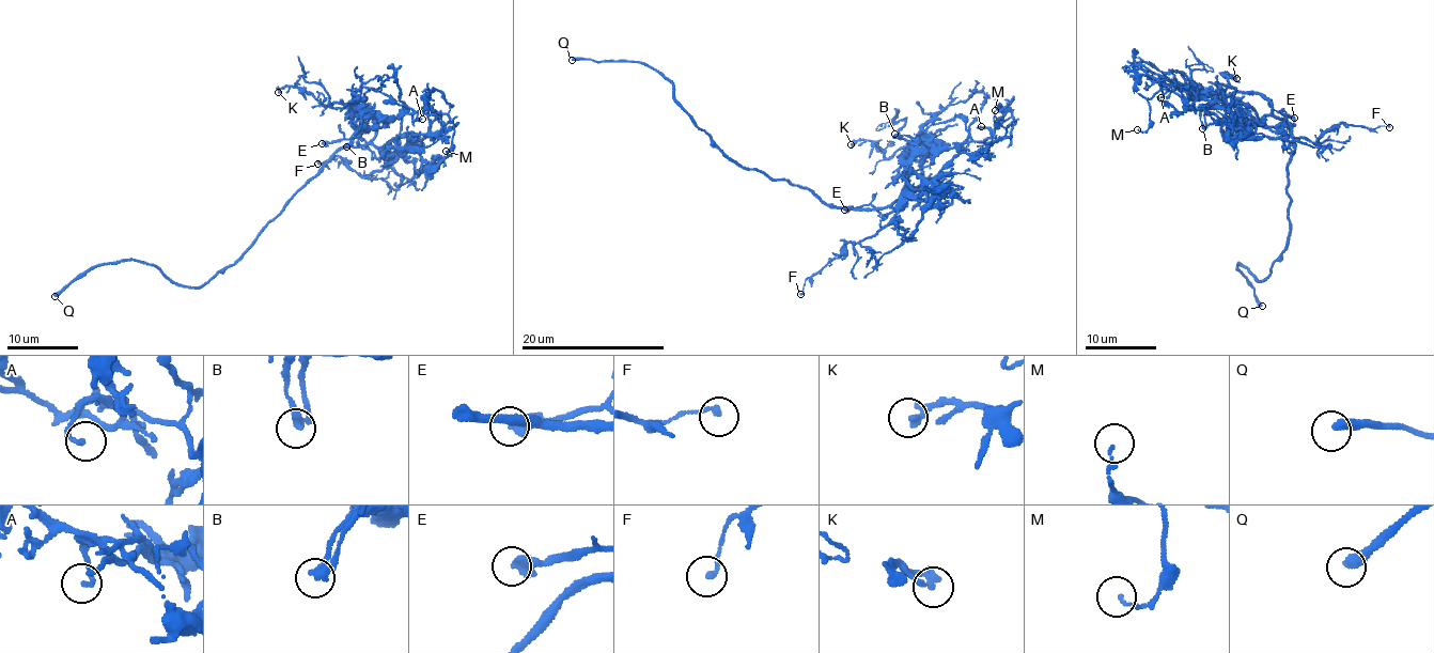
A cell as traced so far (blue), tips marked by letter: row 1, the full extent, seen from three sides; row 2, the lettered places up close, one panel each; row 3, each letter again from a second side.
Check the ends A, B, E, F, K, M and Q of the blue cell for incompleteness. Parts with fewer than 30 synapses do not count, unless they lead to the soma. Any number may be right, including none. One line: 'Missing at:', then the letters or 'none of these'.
Missing at: Q

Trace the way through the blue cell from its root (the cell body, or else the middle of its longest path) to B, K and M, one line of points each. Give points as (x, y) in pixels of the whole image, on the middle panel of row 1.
B: (804, 187), (828, 204), (855, 210), (900, 210), (921, 183), (925, 156), (894, 134)
K: (804, 187), (838, 206), (904, 205), (921, 183), (925, 156), (902, 149), (886, 157), (871, 141), (851, 144)
M: (804, 187), (838, 206), (891, 206), (963, 153), (985, 154), (1003, 138), (1009, 125), (996, 125), (995, 110)

